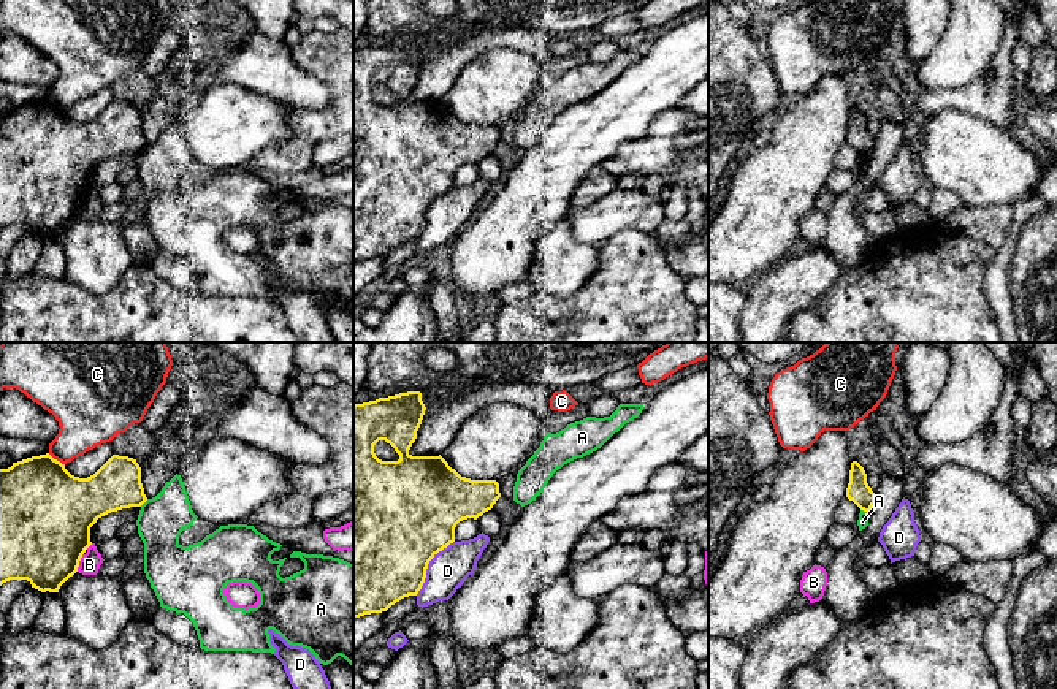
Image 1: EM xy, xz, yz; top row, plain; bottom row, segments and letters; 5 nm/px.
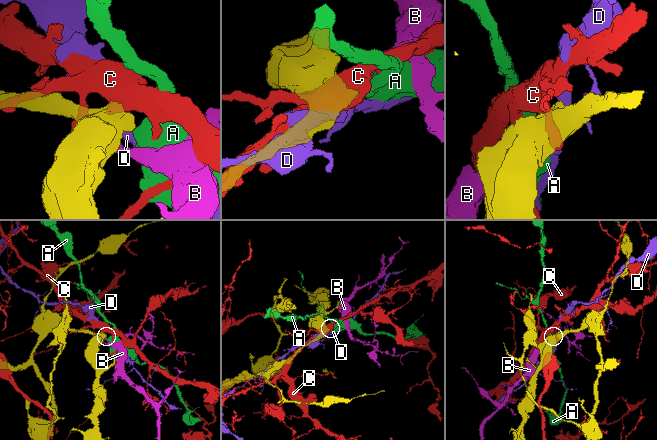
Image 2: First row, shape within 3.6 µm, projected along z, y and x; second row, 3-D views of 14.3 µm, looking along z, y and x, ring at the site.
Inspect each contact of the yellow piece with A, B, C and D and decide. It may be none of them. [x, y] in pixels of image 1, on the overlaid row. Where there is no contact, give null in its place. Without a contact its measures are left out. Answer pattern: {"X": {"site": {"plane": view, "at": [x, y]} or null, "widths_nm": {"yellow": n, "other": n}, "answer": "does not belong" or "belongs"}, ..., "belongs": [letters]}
{"A": {"site": {"plane": "xy", "at": [143, 502]}, "widths_nm": {"yellow": 240, "other": 240}, "answer": "does not belong"}, "B": {"site": {"plane": "xy", "at": [78, 563]}, "widths_nm": {"yellow": 460, "other": 110}, "answer": "does not belong"}, "C": {"site": {"plane": "xy", "at": [56, 460]}, "widths_nm": {"yellow": 440, "other": 280}, "answer": "does not belong"}, "D": {"site": {"plane": "xz", "at": [427, 566]}, "widths_nm": {"yellow": 500, "other": 200}, "answer": "does not belong"}, "belongs": []}

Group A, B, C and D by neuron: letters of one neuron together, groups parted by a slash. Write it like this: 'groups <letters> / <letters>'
groups A / B / C / D

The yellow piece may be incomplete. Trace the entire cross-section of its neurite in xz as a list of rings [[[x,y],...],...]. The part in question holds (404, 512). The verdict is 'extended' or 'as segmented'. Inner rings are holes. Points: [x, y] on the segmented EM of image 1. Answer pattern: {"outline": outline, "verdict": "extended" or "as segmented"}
{"outline": [[[420,391],[353,405],[353,619],[417,596],[429,561],[455,542],[456,524],[477,520],[501,497],[496,480],[461,477],[441,455],[409,453],[425,410]],[[379,440],[390,443],[399,459],[379,459],[374,453]]], "verdict": "as segmented"}

